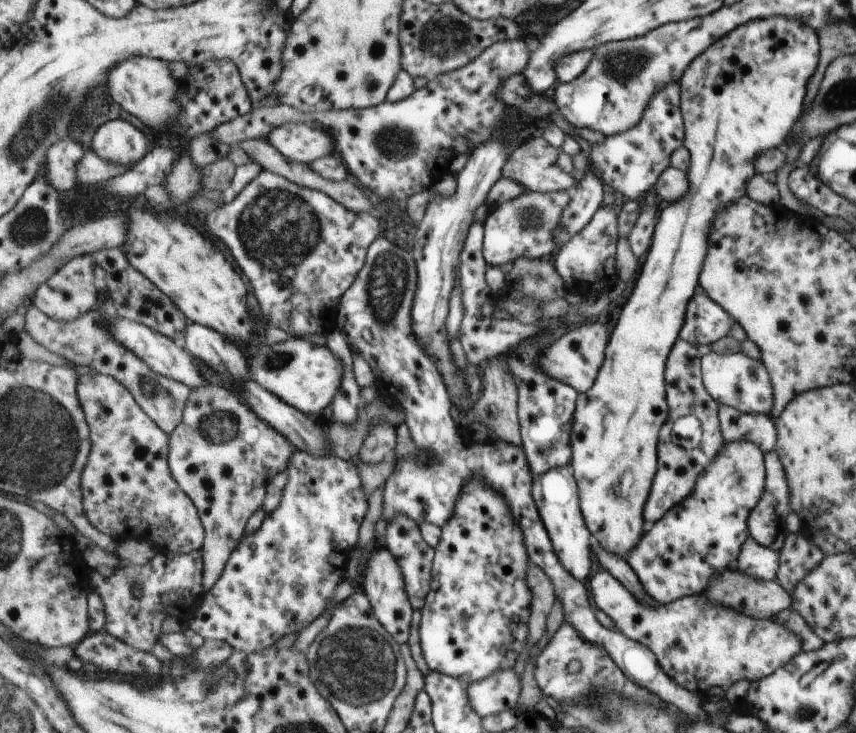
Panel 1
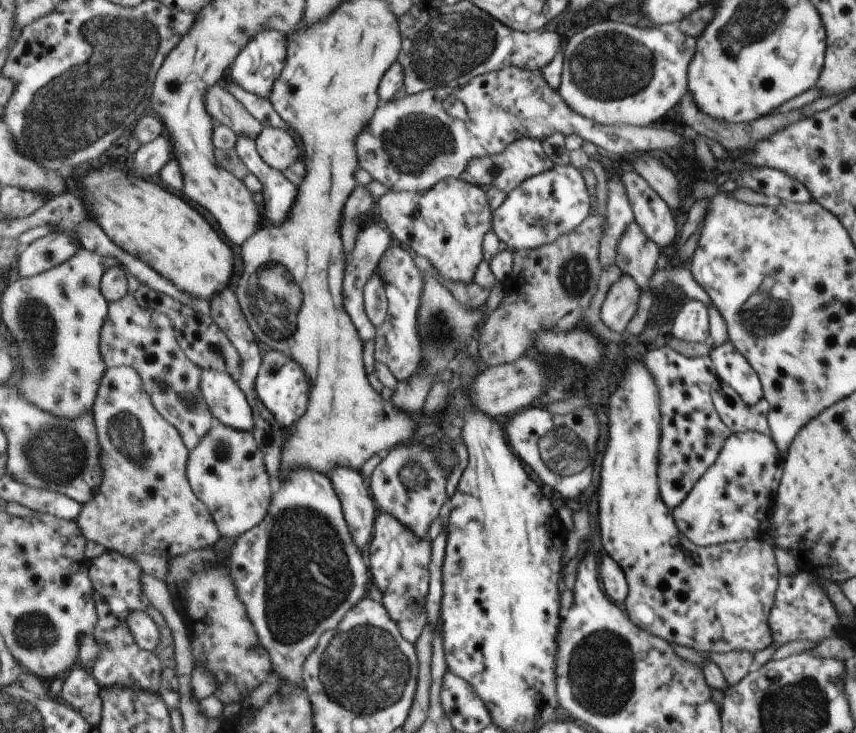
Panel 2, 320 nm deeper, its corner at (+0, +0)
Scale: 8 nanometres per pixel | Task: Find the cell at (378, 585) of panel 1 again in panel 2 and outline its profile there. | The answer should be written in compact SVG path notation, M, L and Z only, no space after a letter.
M380 512L374 524L374 538L367 550L367 562L371 572L371 581L382 592L382 602L389 611L390 617L398 623L403 636L411 643L416 644L428 624L428 606L426 605L430 594L430 562L432 561L432 540L421 538L415 534L411 527L402 523L395 515Z

